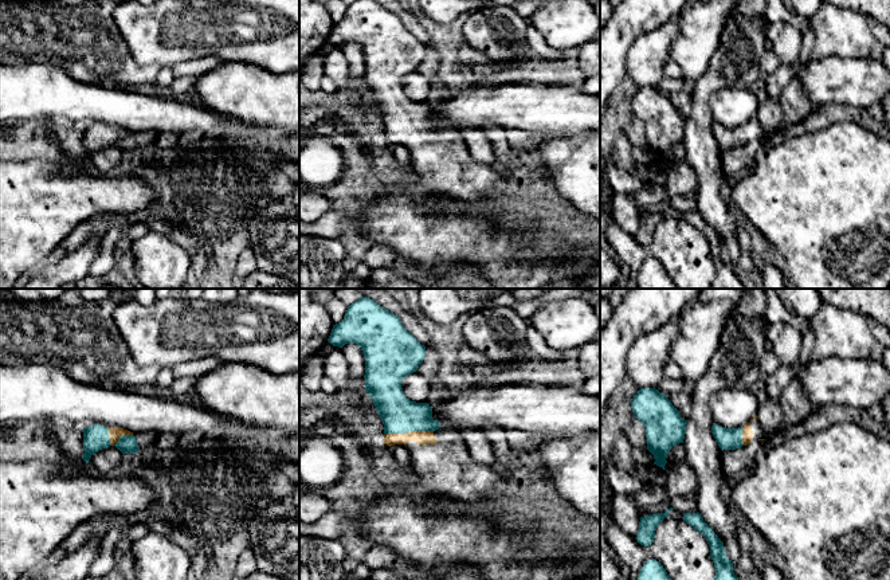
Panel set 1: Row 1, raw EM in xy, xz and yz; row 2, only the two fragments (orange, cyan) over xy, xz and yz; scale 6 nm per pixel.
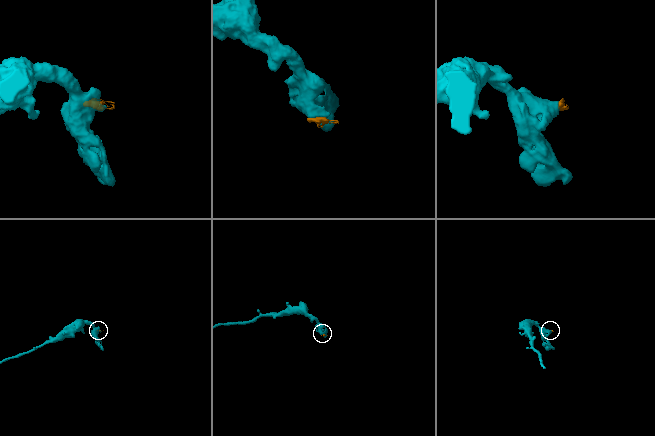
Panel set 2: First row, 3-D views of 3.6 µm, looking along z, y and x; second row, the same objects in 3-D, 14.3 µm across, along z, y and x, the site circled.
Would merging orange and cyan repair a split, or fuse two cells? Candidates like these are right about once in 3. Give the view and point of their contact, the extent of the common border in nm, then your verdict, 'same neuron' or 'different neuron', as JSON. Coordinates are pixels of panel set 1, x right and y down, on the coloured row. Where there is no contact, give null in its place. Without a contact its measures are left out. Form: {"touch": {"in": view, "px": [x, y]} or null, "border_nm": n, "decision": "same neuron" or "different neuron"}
{"touch": {"in": "xz", "px": [410, 431]}, "border_nm": 300, "decision": "same neuron"}

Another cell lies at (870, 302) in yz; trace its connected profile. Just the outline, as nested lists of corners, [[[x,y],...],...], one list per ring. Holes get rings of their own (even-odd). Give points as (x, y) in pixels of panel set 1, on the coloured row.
[[[818,289],[826,303],[870,317],[890,330],[890,289]]]

